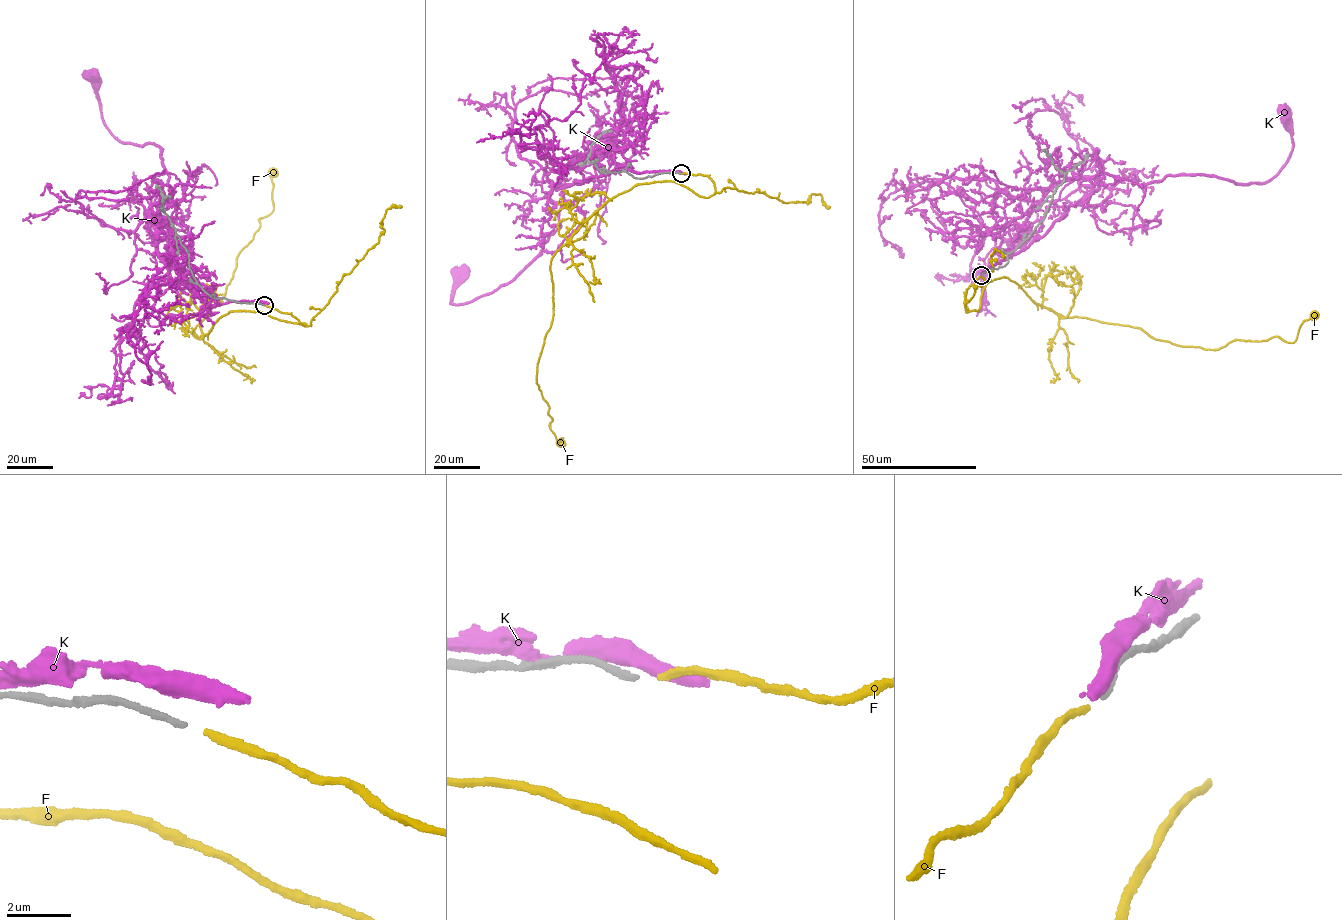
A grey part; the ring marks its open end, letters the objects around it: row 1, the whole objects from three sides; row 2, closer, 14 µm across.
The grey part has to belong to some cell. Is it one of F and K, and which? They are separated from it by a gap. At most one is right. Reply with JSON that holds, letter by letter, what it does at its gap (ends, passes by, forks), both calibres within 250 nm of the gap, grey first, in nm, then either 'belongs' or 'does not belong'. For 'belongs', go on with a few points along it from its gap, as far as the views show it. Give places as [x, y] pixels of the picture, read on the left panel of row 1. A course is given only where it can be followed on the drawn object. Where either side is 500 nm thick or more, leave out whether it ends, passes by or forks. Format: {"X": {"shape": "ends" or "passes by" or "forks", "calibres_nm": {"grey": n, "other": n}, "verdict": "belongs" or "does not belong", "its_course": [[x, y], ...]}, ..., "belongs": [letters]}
{"F": {"shape": "ends", "calibres_nm": {"grey": 200, "other": 220}, "verdict": "belongs", "its_course": [[266, 305], [306, 325], [232, 311], [209, 333], [195, 333], [222, 302], [258, 219], [273, 211], [272, 173]]}, "K": {"shape": "passes by", "calibres_nm": {"grey": 200, "other": 480}, "verdict": "does not belong"}, "belongs": ["F"]}

